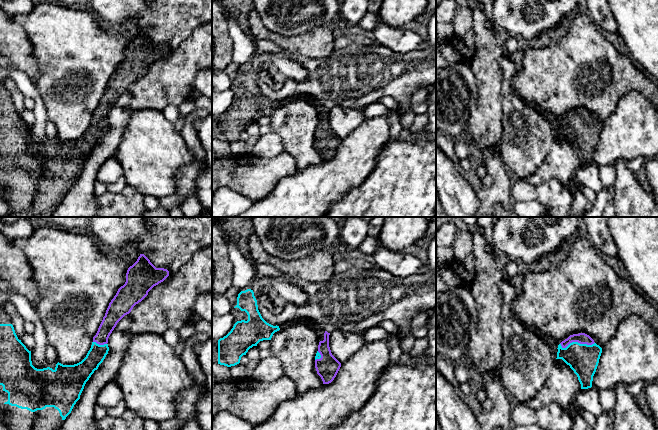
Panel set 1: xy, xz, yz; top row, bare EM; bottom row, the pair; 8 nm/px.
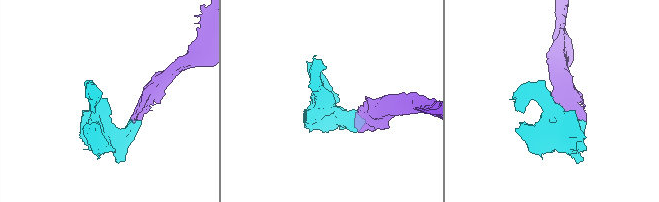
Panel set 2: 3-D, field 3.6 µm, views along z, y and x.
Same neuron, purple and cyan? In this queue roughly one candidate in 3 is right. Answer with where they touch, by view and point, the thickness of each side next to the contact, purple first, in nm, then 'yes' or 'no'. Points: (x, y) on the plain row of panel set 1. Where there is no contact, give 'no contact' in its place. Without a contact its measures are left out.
yz (577, 117) | 90/240 nm | yes

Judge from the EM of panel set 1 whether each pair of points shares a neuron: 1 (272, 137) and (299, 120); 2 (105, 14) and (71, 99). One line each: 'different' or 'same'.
1: different
2: different

